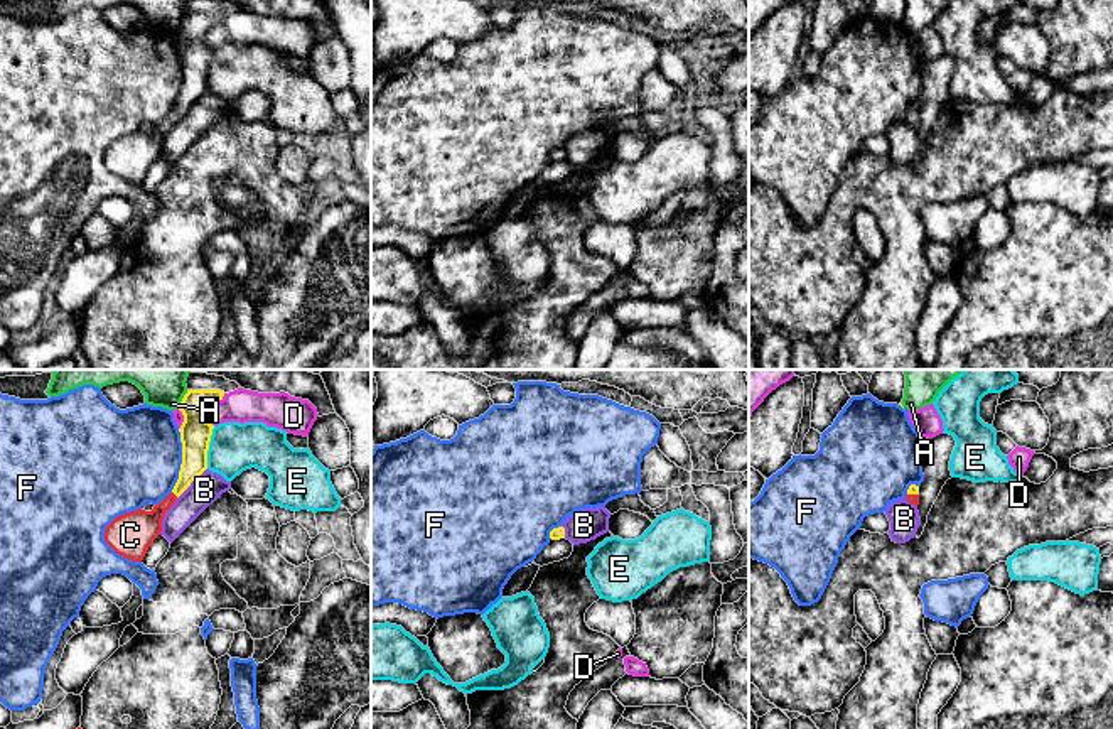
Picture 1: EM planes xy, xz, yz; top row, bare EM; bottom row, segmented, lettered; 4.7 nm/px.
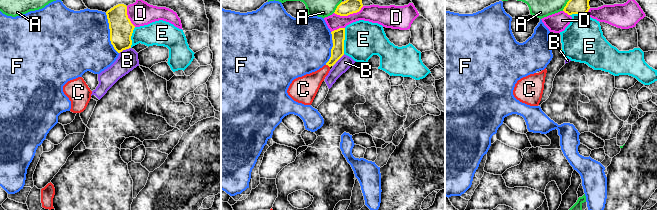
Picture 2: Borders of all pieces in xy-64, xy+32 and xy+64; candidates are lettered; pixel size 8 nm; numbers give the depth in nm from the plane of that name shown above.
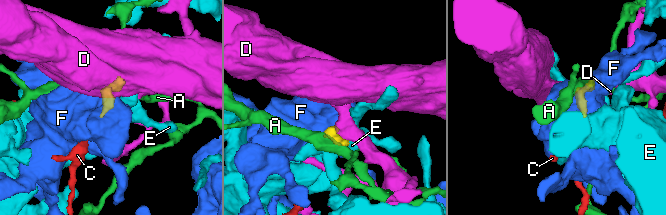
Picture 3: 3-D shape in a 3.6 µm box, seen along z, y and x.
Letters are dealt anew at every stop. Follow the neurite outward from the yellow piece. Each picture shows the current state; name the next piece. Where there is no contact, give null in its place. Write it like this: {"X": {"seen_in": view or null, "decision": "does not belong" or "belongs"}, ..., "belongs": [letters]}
{"A": {"seen_in": "xy", "decision": "does not belong"}, "B": {"seen_in": "xy", "decision": "does not belong"}, "C": {"seen_in": "xy", "decision": "belongs"}, "D": {"seen_in": "xy", "decision": "does not belong"}, "E": {"seen_in": "xy", "decision": "does not belong"}, "F": {"seen_in": "xy", "decision": "does not belong"}, "belongs": ["C"]}

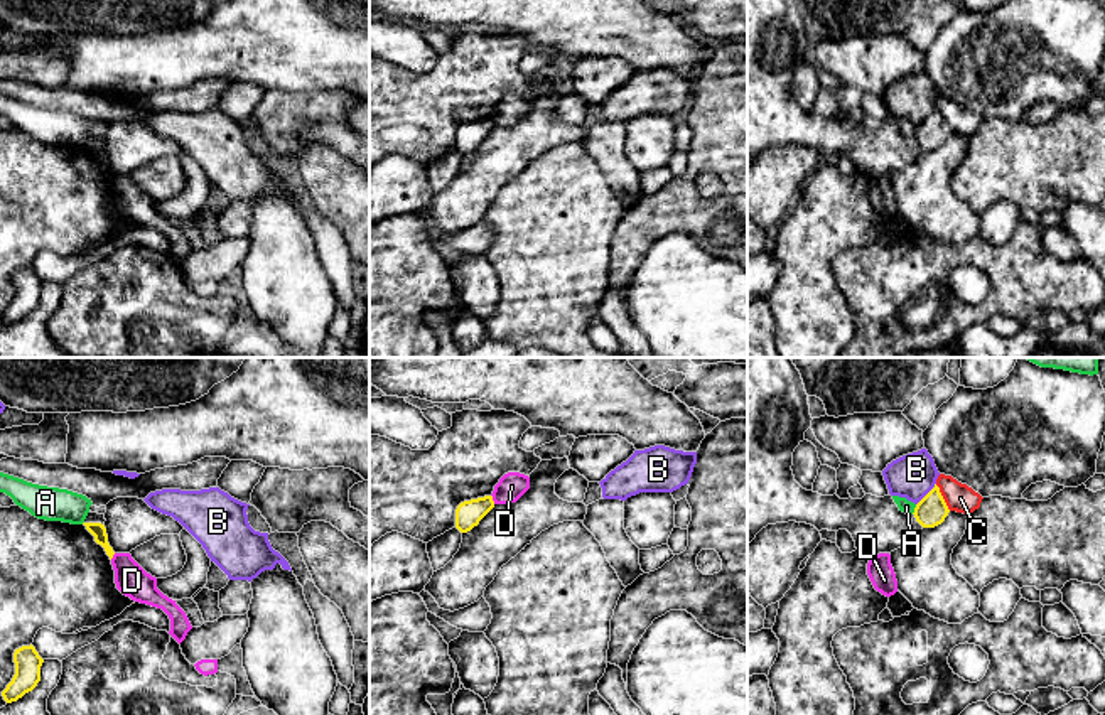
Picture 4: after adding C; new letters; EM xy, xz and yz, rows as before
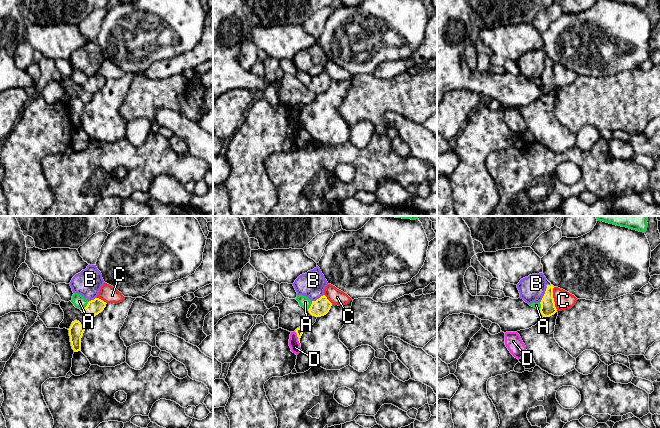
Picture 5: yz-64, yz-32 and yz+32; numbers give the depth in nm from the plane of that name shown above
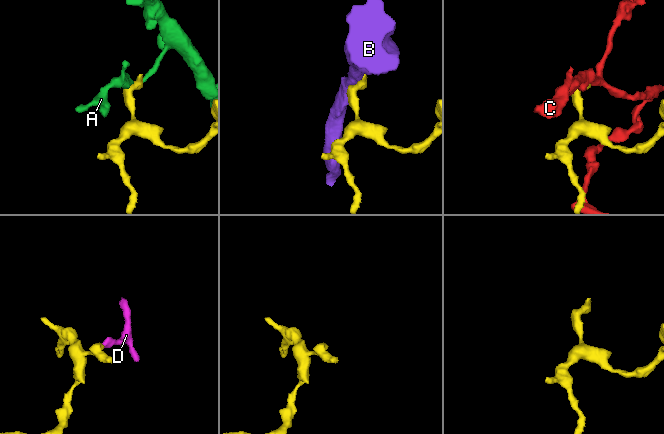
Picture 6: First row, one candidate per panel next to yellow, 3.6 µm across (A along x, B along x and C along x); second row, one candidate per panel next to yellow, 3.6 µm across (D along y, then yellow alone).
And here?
{"A": {"seen_in": "yz", "decision": "does not belong"}, "B": {"seen_in": "yz", "decision": "does not belong"}, "C": {"seen_in": "yz", "decision": "does not belong"}, "D": {"seen_in": "xz", "decision": "does not belong"}, "belongs": []}

